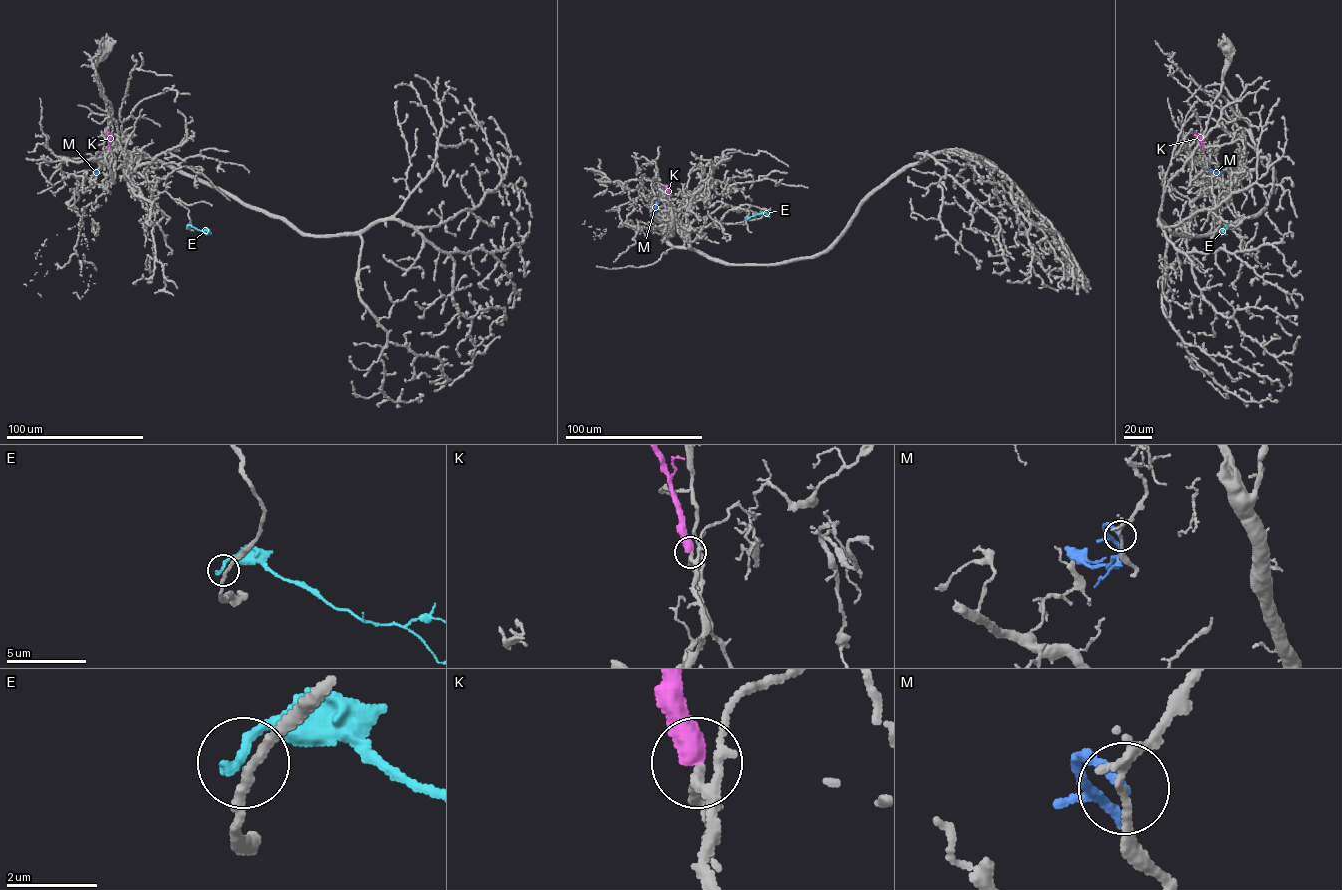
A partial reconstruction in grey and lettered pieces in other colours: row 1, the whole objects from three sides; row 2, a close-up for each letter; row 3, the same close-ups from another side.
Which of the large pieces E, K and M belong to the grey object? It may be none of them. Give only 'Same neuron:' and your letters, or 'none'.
Same neuron: K

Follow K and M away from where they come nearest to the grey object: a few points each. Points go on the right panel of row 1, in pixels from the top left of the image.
K: (1203, 150), (1200, 137), (1193, 132)
M: (1210, 170), (1223, 174)

